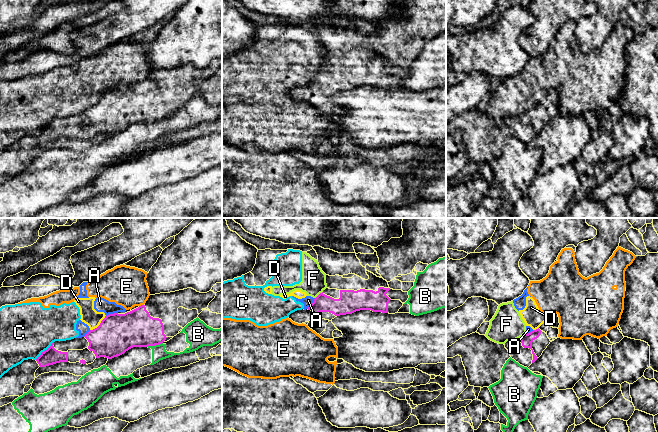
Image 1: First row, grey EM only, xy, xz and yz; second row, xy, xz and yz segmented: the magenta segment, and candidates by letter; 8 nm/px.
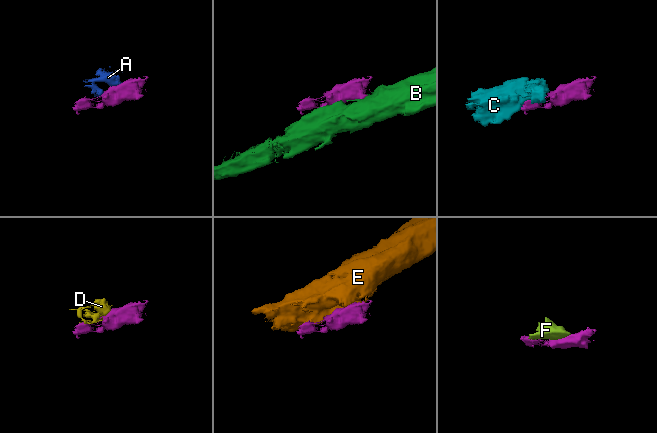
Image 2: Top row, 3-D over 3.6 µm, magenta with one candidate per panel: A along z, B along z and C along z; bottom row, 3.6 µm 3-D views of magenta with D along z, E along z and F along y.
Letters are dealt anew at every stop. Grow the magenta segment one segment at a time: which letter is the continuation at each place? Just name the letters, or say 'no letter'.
no letter

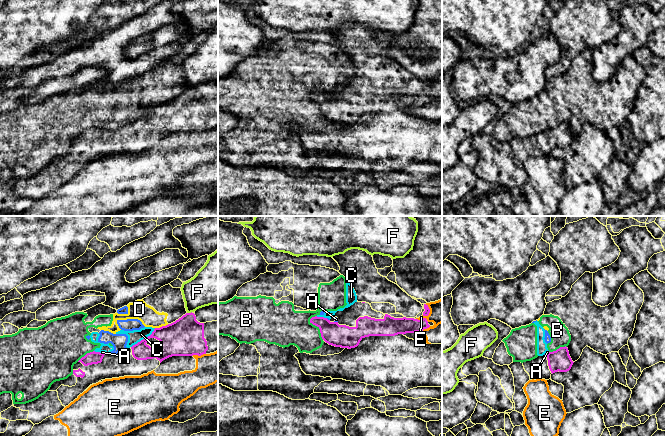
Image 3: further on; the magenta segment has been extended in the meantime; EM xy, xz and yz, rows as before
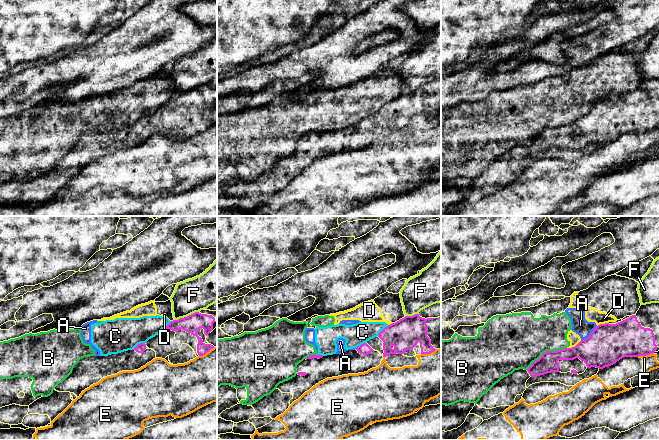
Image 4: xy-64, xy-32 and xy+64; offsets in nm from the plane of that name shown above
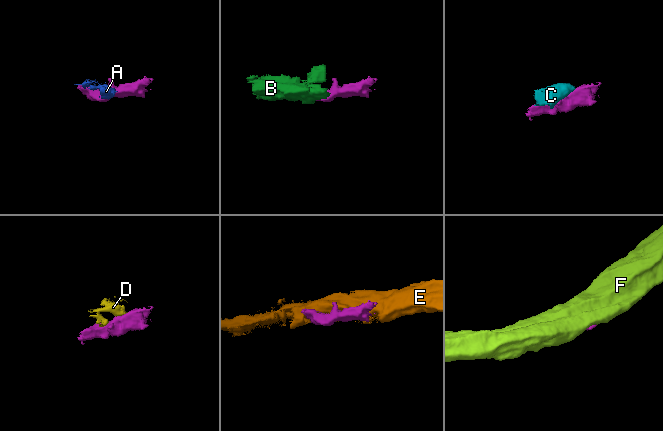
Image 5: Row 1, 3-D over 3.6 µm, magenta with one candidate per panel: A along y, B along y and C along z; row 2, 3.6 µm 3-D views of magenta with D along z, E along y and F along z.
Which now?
no letter

